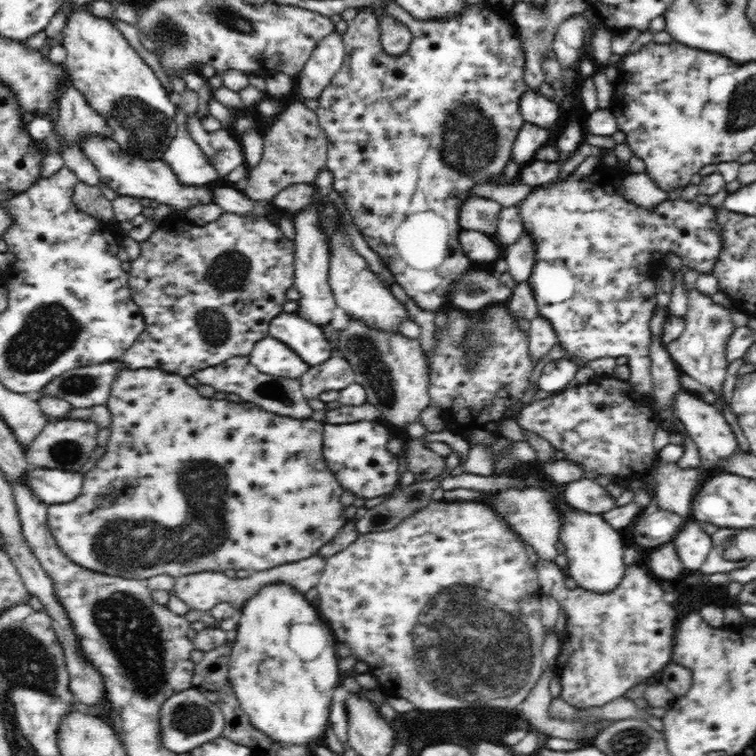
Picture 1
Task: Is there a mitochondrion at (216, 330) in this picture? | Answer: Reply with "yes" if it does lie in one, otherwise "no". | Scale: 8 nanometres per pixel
yes

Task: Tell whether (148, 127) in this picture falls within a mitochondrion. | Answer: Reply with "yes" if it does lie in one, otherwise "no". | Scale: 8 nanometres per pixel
yes

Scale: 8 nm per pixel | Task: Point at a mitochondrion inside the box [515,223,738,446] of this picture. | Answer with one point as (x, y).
(714, 322)

